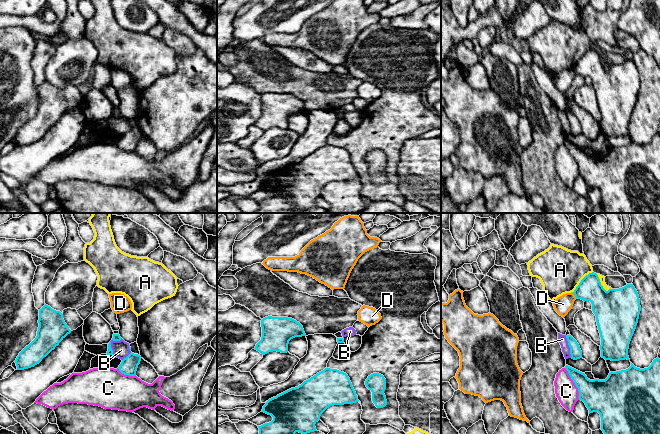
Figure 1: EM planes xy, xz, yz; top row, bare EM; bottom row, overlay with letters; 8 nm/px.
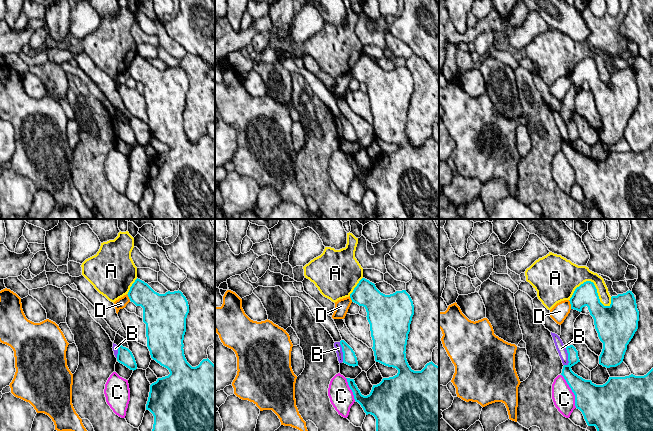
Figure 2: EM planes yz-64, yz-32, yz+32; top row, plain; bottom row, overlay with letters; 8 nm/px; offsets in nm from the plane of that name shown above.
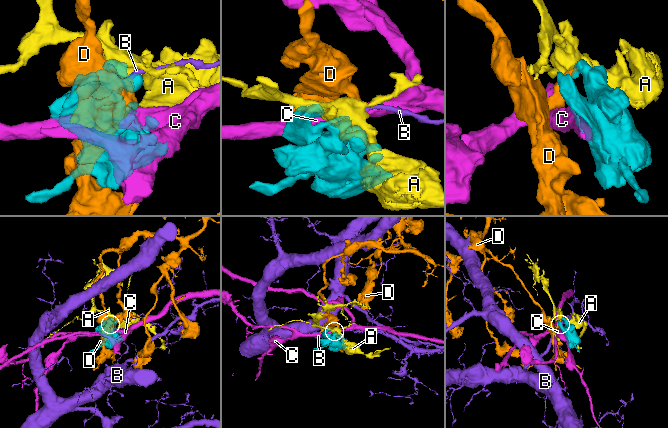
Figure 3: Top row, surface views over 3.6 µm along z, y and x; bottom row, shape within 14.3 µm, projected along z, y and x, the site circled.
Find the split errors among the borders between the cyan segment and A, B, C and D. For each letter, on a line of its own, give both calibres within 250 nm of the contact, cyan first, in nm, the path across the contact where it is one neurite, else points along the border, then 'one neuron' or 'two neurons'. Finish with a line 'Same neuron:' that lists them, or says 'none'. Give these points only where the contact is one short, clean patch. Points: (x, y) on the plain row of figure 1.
A: 190/360 nm | two neurons
B: 90/70 nm | along yz (565, 112), (571, 133) | two neurons
C: 260/180 nm | two neurons
D: 190/140 nm | along yz (572, 68), (576, 74) | two neurons
Same neuron: none

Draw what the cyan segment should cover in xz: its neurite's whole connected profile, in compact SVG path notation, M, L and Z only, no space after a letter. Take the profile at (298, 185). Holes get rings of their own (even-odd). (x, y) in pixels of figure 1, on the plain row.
M325 144L298 163L266 178L262 188L271 191L273 196L258 202L257 213L295 213L296 208L317 207L315 200L327 184L358 177L348 151Z

